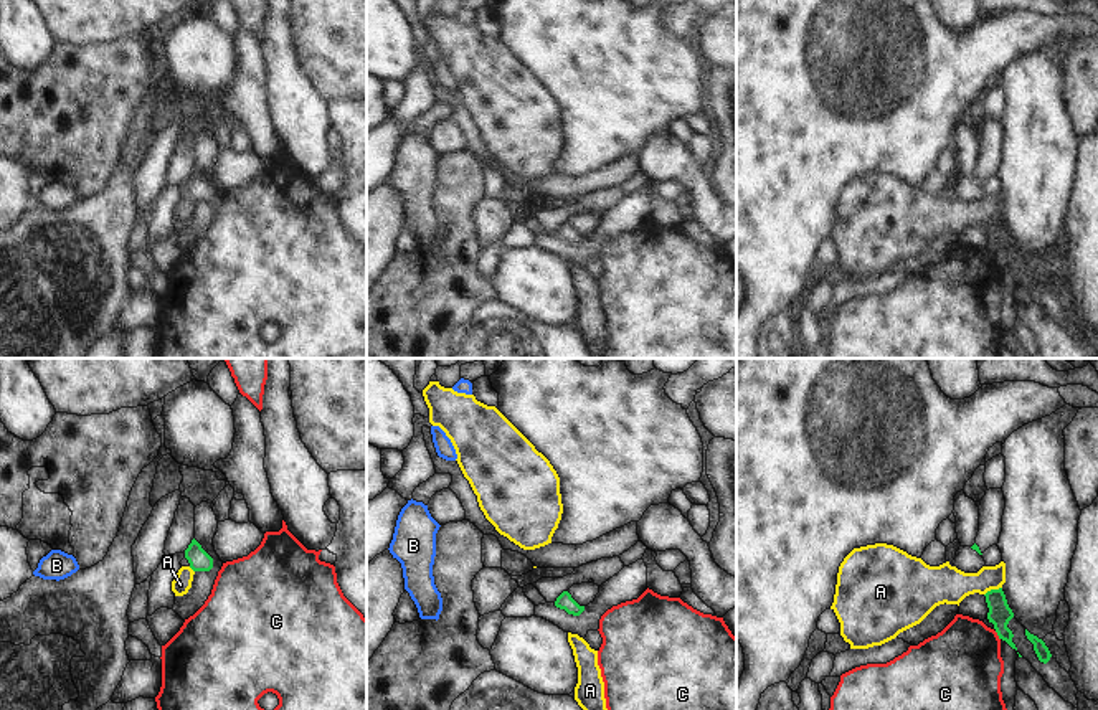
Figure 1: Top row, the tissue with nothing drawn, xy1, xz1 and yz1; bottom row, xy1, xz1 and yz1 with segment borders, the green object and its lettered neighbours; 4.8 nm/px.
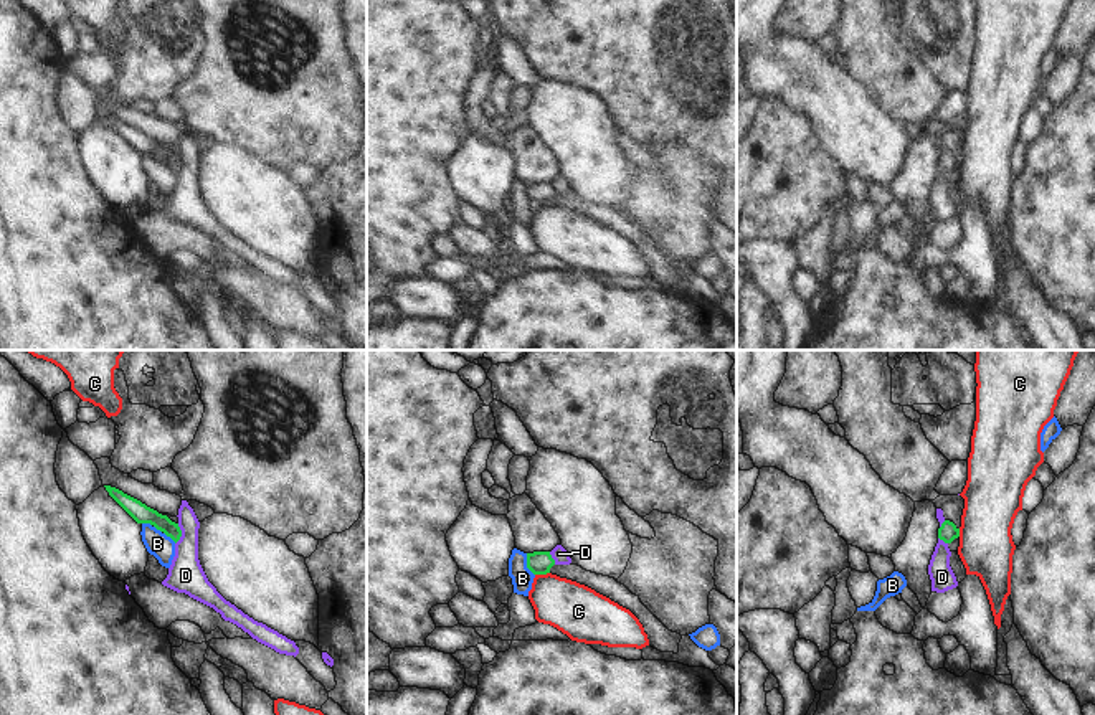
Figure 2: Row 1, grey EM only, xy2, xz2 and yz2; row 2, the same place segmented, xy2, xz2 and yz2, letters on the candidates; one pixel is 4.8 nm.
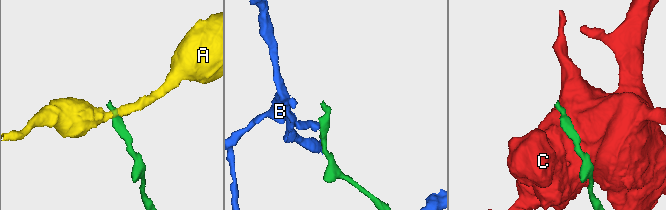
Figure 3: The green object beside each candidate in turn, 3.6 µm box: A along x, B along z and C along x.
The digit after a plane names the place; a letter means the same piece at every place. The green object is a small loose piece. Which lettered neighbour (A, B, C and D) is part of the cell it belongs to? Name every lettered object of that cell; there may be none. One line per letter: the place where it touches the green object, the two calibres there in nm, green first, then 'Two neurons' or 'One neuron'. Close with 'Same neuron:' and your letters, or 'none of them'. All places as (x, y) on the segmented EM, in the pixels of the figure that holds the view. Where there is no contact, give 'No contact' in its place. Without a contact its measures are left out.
A: Touches green at yz1 (993, 590). Thickness 110 nm (green) against 190 nm. Two neurons
B: Touches green at xz2 (527, 565). Thickness 110 nm (green) against 110 nm. Two neurons
C: Touches green at xz2 (542, 573). Thickness 110 nm (green) against 260 nm. Two neurons
D: Touches green at xy2 (180, 534). Thickness 90 nm (green) against 180 nm. Two neurons
Same neuron: none of them.

